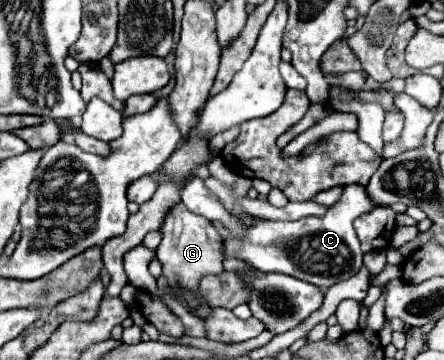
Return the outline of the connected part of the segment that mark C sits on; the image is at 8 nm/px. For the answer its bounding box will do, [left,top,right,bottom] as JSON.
[225,186,375,288]

